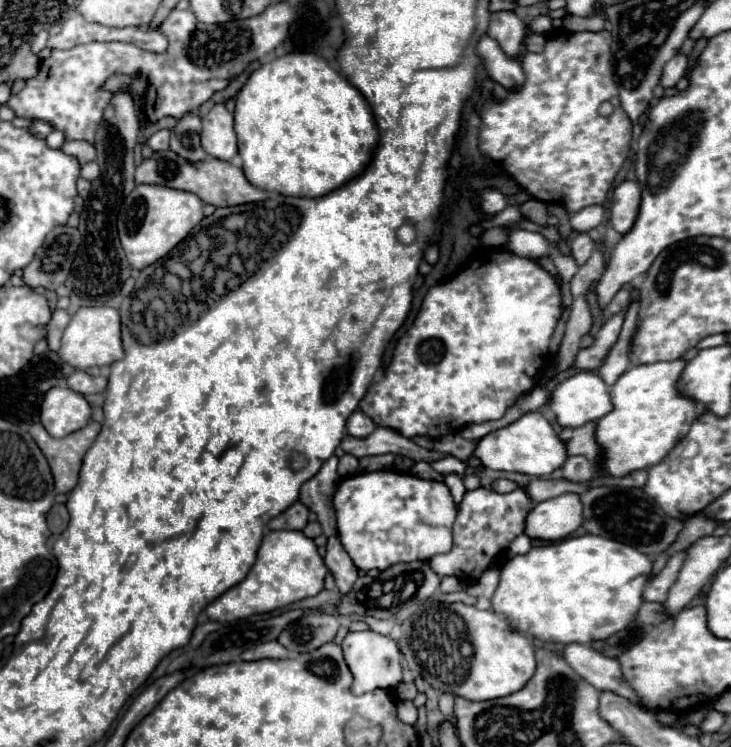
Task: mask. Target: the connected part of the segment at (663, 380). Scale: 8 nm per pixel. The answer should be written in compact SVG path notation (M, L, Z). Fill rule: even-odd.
M682 359L636 365L622 373L612 385L610 397L614 409L596 421L596 443L604 453L600 459L602 475L624 477L658 465L682 441L682 437L686 437L692 421L698 417L698 407L676 389L684 365Z

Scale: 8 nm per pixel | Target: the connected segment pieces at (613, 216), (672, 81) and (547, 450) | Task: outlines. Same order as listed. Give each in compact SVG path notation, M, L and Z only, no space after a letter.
M622 181L614 187L610 199L610 223L618 233L626 233L636 219L640 205L640 189L636 181Z
M678 53L676 57L672 57L672 61L668 61L668 65L664 65L660 85L662 87L674 87L684 77L686 67L688 67L688 57L686 55Z
M538 411L524 413L514 423L498 429L494 433L484 435L482 439L478 439L472 455L476 459L480 459L480 463L488 469L516 471L516 473L526 473L530 477L550 475L554 469L560 469L568 457L564 443L558 439L558 435L554 433L548 419Z

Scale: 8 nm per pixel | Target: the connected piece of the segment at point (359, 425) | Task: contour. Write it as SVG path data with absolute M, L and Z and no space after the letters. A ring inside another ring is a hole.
M354 411L352 415L350 415L350 419L348 419L348 433L352 435L352 437L368 437L374 429L376 429L376 423L366 415L366 413L362 413L362 411Z

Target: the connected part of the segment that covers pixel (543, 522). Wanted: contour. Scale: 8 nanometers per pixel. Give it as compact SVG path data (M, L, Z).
M564 493L540 501L526 517L524 533L530 539L558 541L574 533L582 523L582 503L578 495Z

